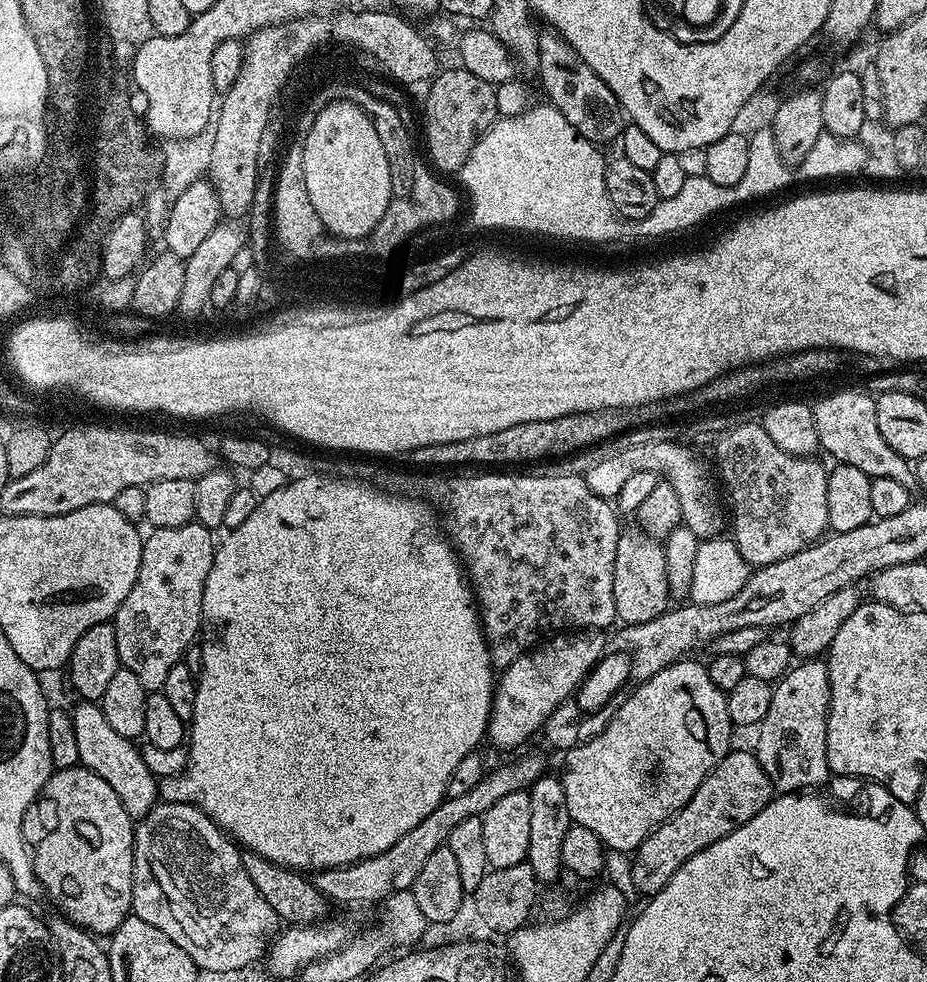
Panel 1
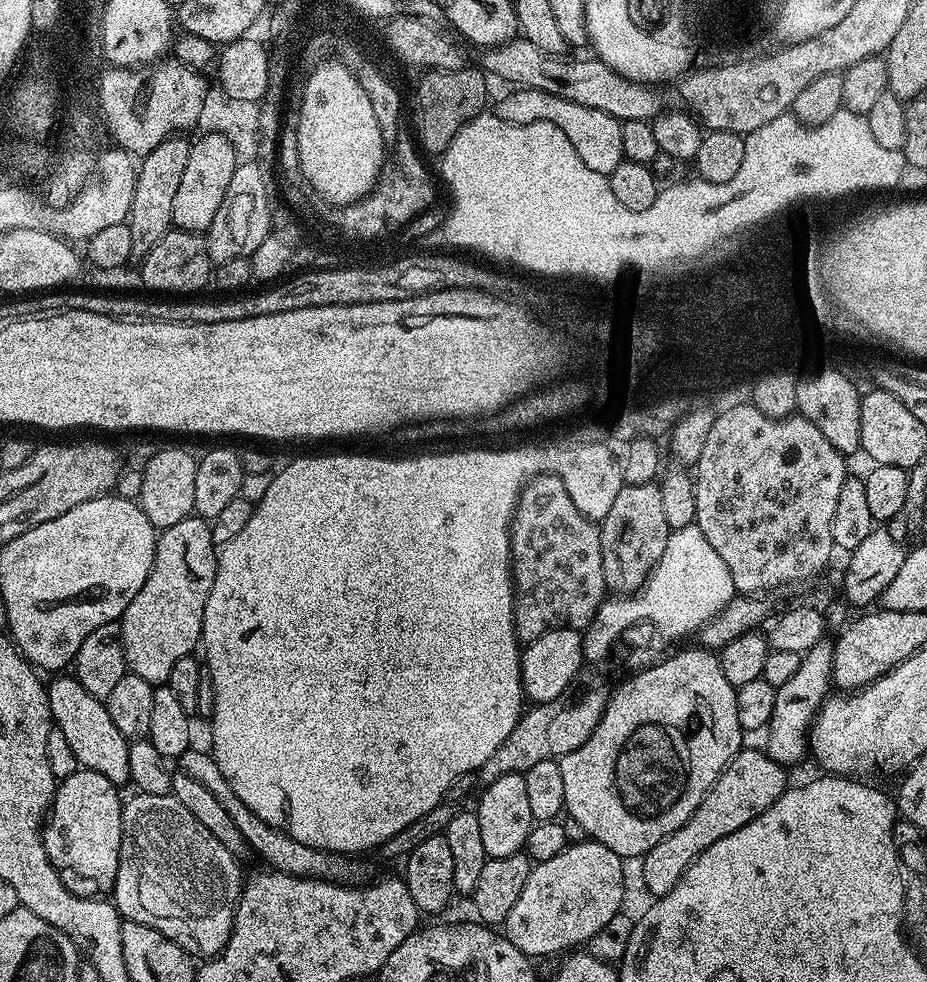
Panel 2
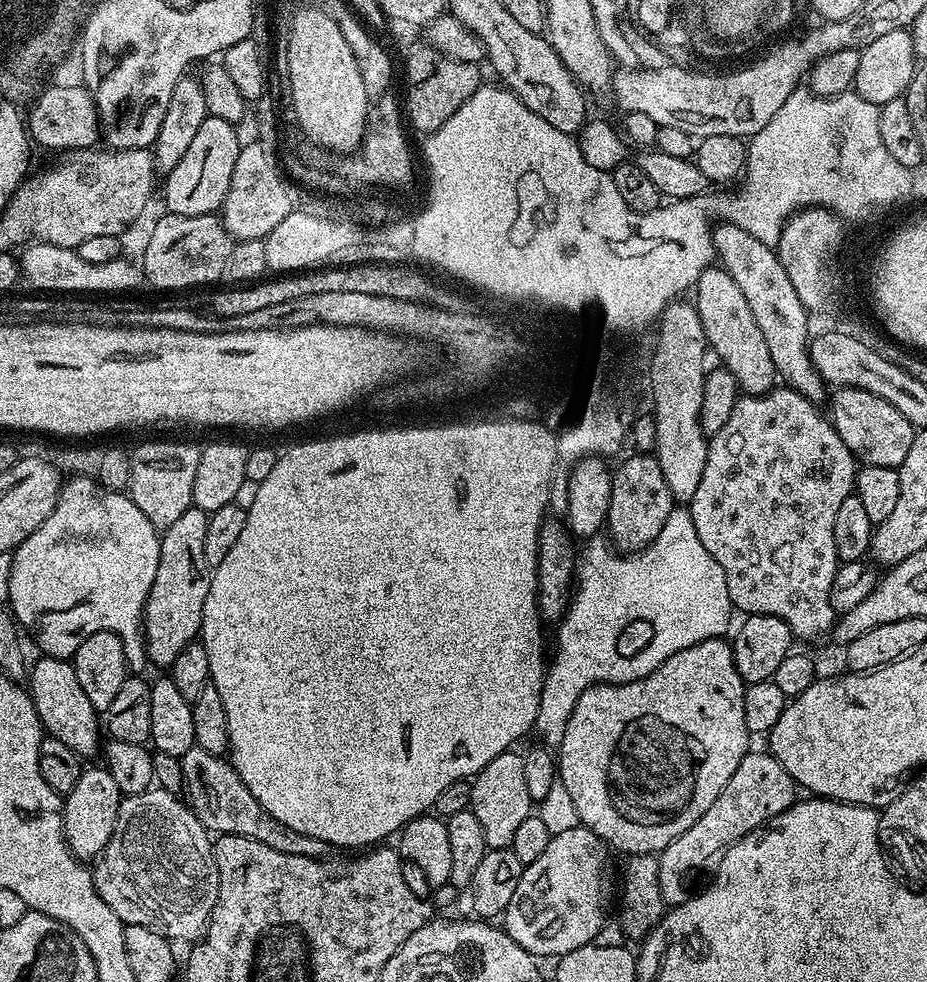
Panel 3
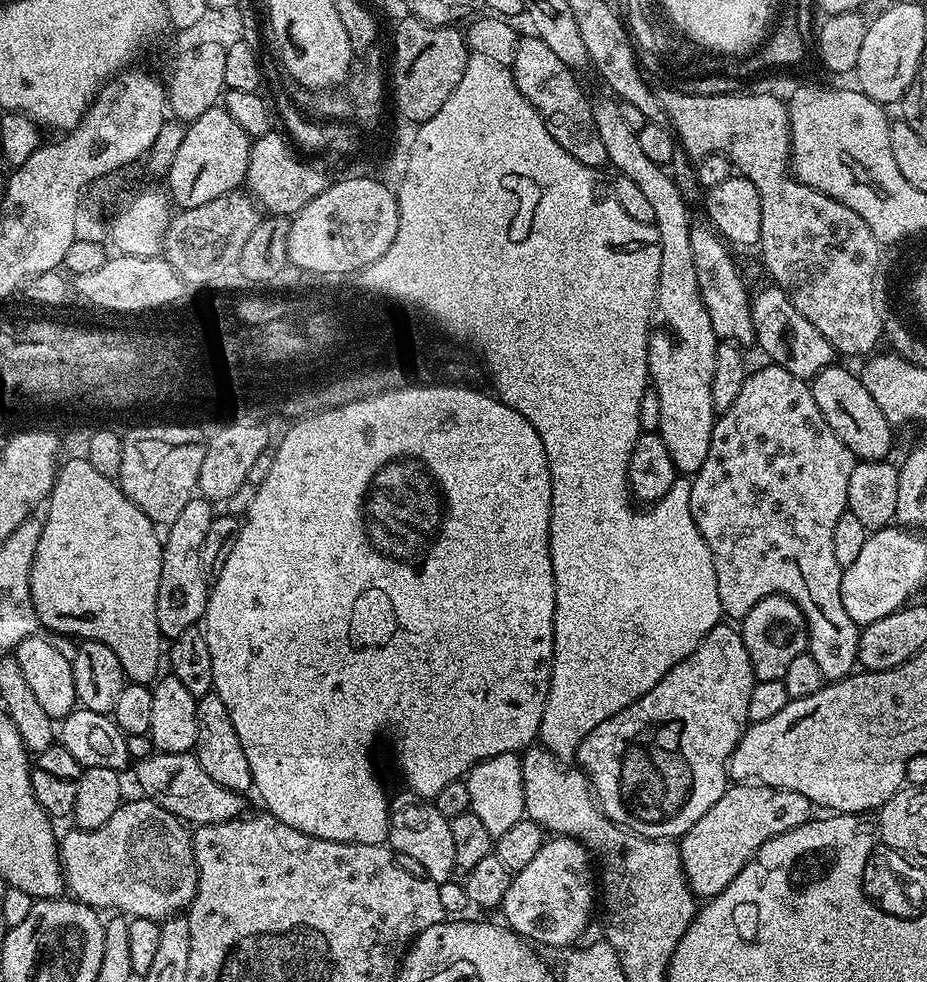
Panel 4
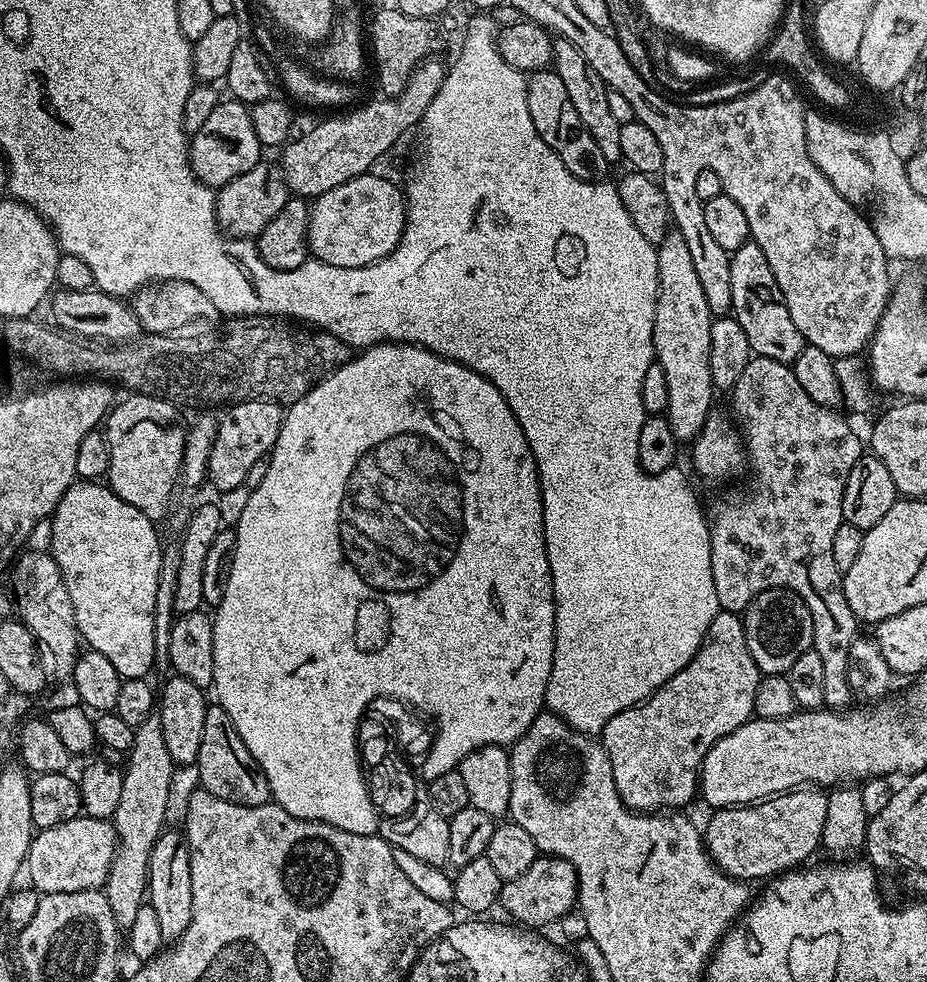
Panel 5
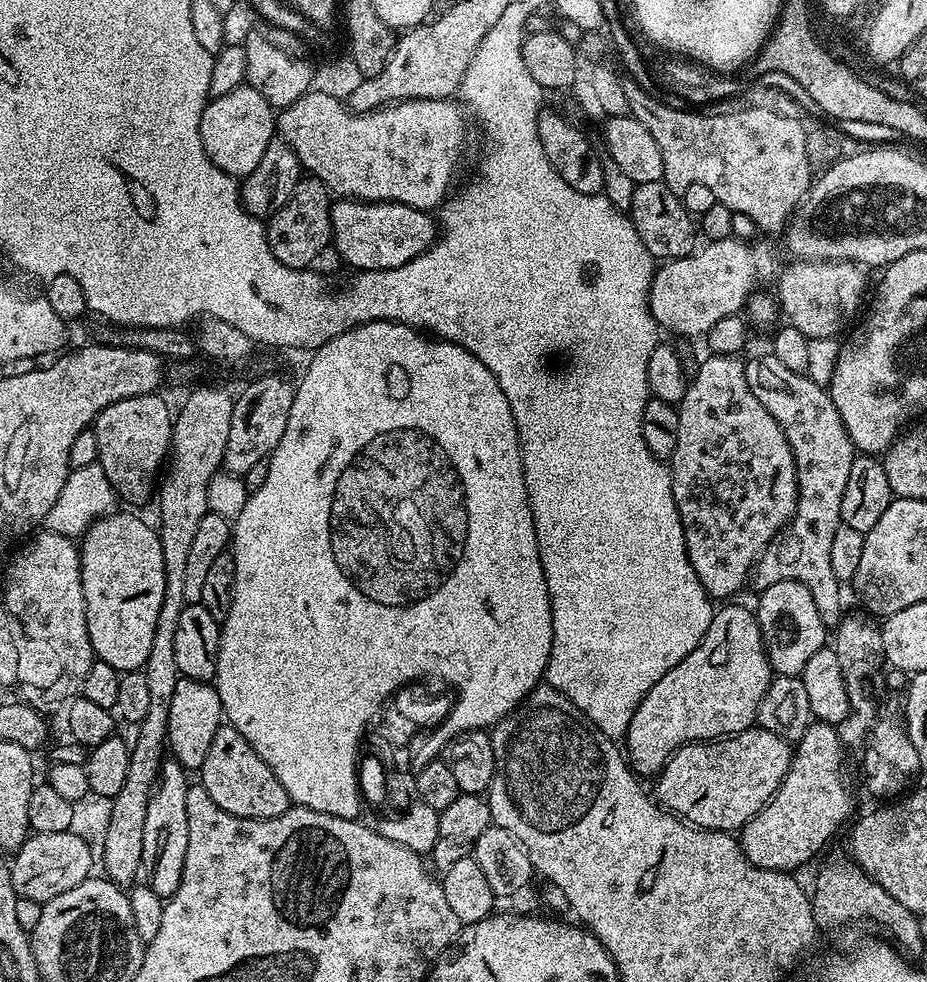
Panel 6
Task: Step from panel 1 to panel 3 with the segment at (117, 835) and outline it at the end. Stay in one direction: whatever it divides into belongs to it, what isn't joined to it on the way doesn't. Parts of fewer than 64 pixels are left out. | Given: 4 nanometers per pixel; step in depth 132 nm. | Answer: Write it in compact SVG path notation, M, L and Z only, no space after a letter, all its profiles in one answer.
M85 767L81 771L78 782L74 782L74 790L70 790L63 797L64 841L68 843L68 849L77 860L91 861L104 851L114 834L114 822L118 818L121 799L118 785L115 784L114 778L110 778L107 767Z

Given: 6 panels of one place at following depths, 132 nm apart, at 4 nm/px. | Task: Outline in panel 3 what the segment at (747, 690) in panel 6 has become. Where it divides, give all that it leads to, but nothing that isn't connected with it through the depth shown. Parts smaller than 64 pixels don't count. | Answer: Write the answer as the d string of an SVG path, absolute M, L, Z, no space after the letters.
M717 638L703 640L694 646L686 646L686 650L678 650L670 654L670 658L666 658L666 662L658 666L658 670L646 674L646 678L641 680L625 684L594 684L587 688L578 698L568 719L562 742L558 745L558 780L562 788L564 784L565 794L572 799L573 810L580 815L579 823L593 831L609 849L616 852L617 850L629 852L630 855L636 856L632 858L648 858L651 857L648 856L651 852L652 855L658 854L663 848L670 846L670 842L674 842L674 838L678 838L682 830L690 830L690 826L694 826L694 822L698 822L698 818L702 818L702 814L710 810L714 798L722 794L726 782L730 782L734 770L738 770L738 762L742 762L742 758L750 751L750 745L748 745L750 733L746 730L746 714L742 714L745 687L744 679L734 666L731 643L727 639Z

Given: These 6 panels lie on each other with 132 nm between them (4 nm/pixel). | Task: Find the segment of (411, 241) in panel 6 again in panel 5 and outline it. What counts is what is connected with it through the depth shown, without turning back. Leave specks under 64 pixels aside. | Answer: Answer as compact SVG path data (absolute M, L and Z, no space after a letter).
M365 174L311 201L308 250L315 259L330 266L361 268L386 258L404 233L406 196L384 176Z

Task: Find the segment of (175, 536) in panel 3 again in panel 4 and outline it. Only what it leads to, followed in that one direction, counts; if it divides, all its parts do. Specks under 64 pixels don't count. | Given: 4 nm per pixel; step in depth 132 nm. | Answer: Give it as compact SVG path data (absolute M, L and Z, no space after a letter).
M193 498L186 502L182 514L174 518L172 524L167 525L165 535L162 540L162 570L160 571L160 581L158 582L158 594L156 595L156 617L160 627L161 637L175 638L188 628L195 628L203 621L204 611L208 605L208 593L210 582L202 574L202 542L206 539L206 530L210 530L210 522L214 515L213 501L203 498Z

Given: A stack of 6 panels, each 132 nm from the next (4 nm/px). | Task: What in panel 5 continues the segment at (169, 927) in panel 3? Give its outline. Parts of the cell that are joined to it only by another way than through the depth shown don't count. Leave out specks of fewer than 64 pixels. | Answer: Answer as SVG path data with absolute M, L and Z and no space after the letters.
M83 814L70 818L70 822L62 822L62 826L41 828L32 837L32 845L26 861L26 876L30 879L31 887L37 892L81 892L82 890L103 889L110 862L116 853L116 829L111 820L99 820Z

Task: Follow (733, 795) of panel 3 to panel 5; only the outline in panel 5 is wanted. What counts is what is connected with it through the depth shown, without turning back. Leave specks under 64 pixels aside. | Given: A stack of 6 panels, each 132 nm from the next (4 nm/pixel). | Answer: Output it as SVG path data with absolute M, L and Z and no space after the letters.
M801 786L755 804L717 808L711 813L708 825L703 825L704 844L720 871L736 880L753 882L778 876L811 861L816 848L818 852L822 826L826 826L827 801L827 795L819 787Z

